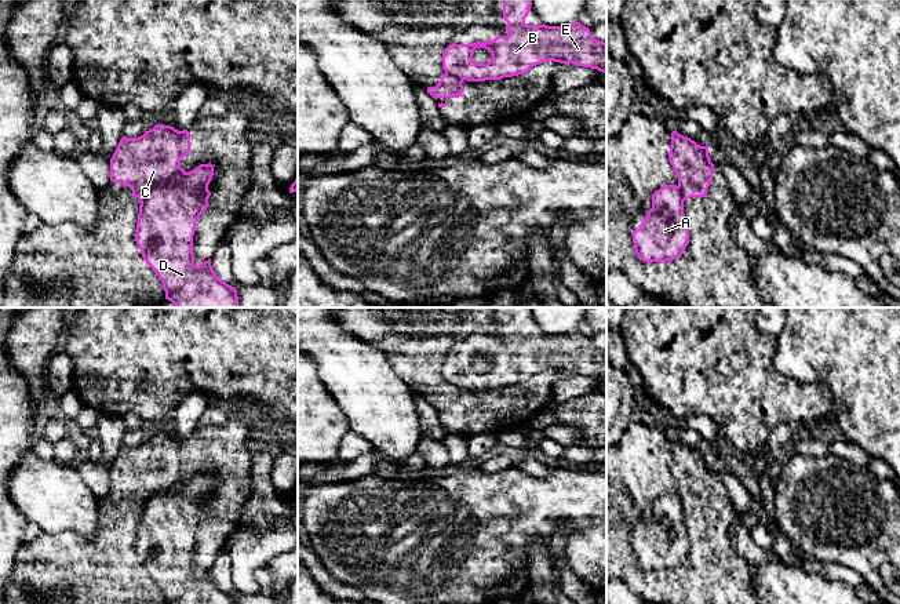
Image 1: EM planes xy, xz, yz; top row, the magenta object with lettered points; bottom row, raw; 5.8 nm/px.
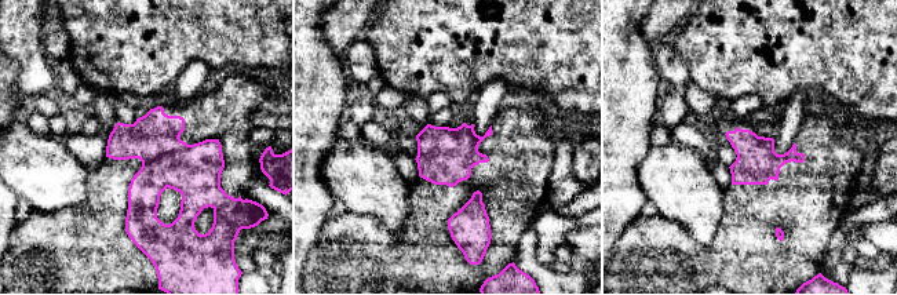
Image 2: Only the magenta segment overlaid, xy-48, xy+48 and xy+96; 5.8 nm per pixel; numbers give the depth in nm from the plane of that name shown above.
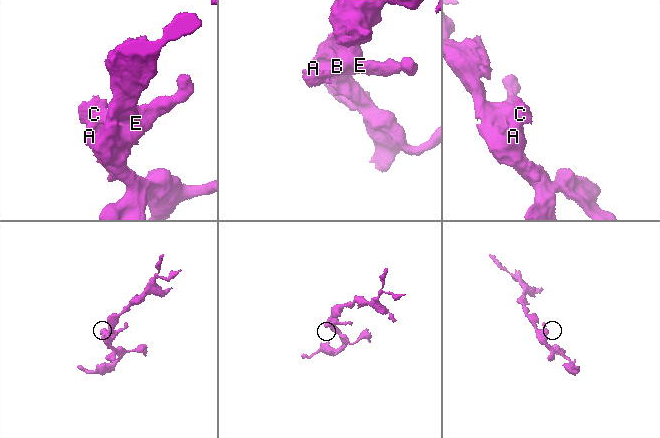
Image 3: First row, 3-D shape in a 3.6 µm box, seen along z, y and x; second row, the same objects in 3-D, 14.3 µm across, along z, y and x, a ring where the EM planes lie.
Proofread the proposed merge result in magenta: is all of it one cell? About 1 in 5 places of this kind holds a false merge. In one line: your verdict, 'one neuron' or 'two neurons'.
two neurons

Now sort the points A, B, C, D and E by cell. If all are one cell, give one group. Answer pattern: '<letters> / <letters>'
A B D E / C

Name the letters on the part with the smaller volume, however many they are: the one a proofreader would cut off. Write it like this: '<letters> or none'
C

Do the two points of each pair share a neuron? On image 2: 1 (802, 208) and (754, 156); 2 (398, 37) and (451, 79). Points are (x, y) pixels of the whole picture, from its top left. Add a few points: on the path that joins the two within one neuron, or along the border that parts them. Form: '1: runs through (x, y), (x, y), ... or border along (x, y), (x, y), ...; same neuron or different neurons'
1: runs through (797, 195), (768, 168); same neuron
2: runs through (411, 50), (429, 68), (438, 68); same neuron

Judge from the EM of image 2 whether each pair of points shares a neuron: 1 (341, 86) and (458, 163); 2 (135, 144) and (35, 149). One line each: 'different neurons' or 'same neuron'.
1: different neurons
2: different neurons

